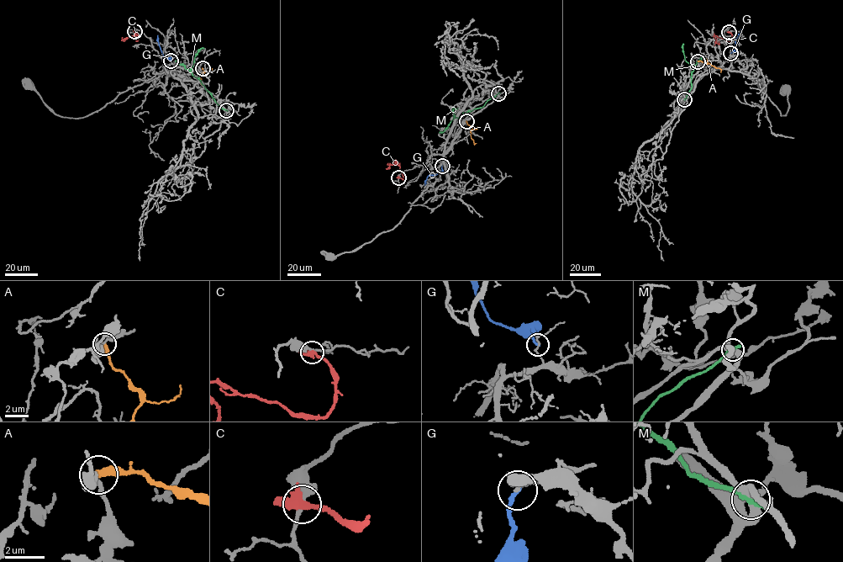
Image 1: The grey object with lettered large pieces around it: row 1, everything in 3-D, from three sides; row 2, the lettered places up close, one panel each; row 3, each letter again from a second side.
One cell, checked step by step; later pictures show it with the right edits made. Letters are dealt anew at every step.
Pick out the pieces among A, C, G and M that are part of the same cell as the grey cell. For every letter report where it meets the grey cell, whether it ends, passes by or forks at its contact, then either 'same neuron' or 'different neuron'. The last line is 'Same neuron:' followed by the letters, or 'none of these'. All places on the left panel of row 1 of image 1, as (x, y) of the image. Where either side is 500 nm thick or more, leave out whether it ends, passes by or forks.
A: contact (202, 68); it ends; different neuron
C: contact (134, 31); it passes by; different neuron
G: contact (171, 60); it ends; different neuron
M: contact (226, 110); it ends; different neuron
Same neuron: none of these

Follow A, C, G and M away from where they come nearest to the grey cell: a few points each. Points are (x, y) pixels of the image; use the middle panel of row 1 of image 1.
A: (466, 120), (471, 128), (471, 138), (476, 143)
C: (398, 177), (405, 178), (396, 161), (386, 168)
G: (442, 166), (441, 171), (428, 177), (424, 184)
M: (498, 93), (482, 107), (455, 118), (452, 109), (458, 108)

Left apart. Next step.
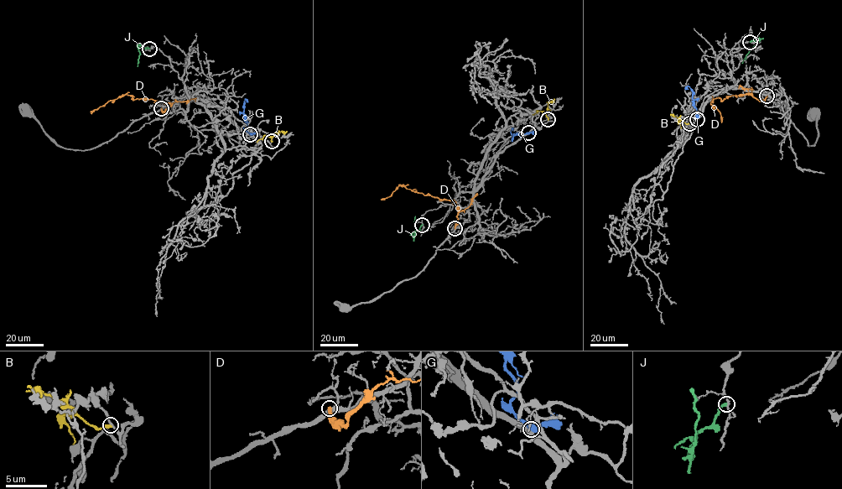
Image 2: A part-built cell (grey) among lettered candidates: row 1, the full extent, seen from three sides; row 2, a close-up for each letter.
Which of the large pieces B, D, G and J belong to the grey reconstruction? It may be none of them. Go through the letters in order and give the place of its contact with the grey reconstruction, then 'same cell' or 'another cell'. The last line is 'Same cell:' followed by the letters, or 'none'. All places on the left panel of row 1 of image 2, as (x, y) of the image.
B: contact (272, 141); another cell
D: contact (161, 108); another cell
G: contact (250, 134); same cell
J: contact (149, 49); another cell
Same cell: G

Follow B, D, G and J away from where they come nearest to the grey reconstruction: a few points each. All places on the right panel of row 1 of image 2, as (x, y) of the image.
B: (689, 123), (687, 124), (670, 114)
D: (766, 96), (761, 101), (747, 94), (712, 100), (710, 103), (719, 112), (721, 122)
G: (697, 119), (692, 90), (688, 85), (688, 89)
J: (750, 42), (760, 39), (742, 63)

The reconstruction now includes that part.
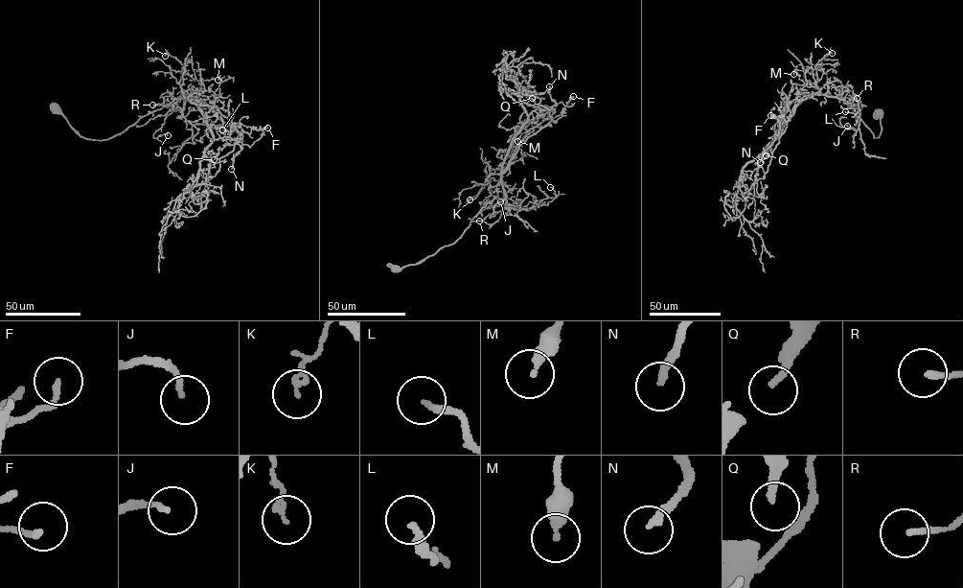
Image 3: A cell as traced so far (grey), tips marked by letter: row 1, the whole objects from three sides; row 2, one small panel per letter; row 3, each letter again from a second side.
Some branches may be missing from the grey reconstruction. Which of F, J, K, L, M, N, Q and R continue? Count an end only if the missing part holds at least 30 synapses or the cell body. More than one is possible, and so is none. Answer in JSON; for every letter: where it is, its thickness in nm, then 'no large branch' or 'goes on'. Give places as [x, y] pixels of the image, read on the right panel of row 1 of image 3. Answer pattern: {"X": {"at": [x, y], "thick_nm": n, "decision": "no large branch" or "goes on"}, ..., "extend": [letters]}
{"F": {"at": [770, 115], "thick_nm": 170, "decision": "no large branch"}, "J": {"at": [847, 126], "thick_nm": 140, "decision": "no large branch"}, "K": {"at": [832, 53], "thick_nm": 150, "decision": "no large branch"}, "L": {"at": [845, 111], "thick_nm": 220, "decision": "no large branch"}, "M": {"at": [793, 74], "thick_nm": 360, "decision": "no large branch"}, "N": {"at": [760, 162], "thick_nm": 240, "decision": "goes on"}, "Q": {"at": [766, 155], "thick_nm": 200, "decision": "no large branch"}, "R": {"at": [857, 98], "thick_nm": 160, "decision": "no large branch"}, "extend": ["N"]}

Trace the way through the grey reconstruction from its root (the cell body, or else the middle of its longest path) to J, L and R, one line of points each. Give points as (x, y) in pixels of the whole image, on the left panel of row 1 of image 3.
J: (56, 108), (81, 136), (105, 140), (172, 104), (183, 89), (183, 109), (170, 110), (153, 134), (168, 135)
L: (56, 108), (81, 136), (105, 140), (172, 104), (183, 89), (185, 119), (224, 134), (222, 129)
R: (56, 108), (81, 136), (105, 140), (148, 113), (172, 104), (183, 89), (181, 111), (169, 104), (152, 105)

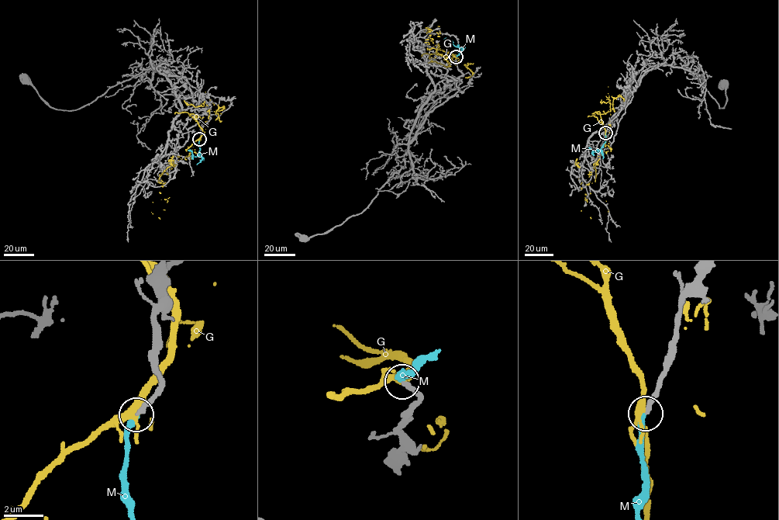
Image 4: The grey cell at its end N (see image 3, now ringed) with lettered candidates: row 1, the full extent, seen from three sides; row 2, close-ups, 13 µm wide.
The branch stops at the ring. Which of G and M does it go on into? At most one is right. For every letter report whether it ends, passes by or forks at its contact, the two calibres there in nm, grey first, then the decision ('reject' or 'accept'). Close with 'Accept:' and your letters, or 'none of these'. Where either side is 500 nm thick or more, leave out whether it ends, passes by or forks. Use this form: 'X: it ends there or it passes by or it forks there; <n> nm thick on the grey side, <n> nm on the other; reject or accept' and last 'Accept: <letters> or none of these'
G: it forks there; 280 nm thick on the grey side, 320 nm on the other; reject
M: it ends there; 260 nm thick on the grey side, 240 nm on the other; accept
Accept: M

